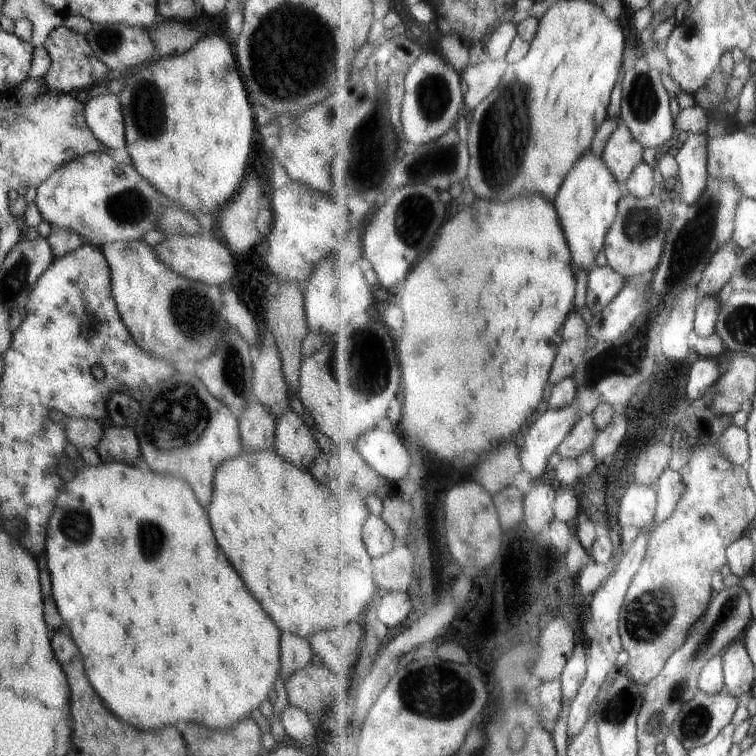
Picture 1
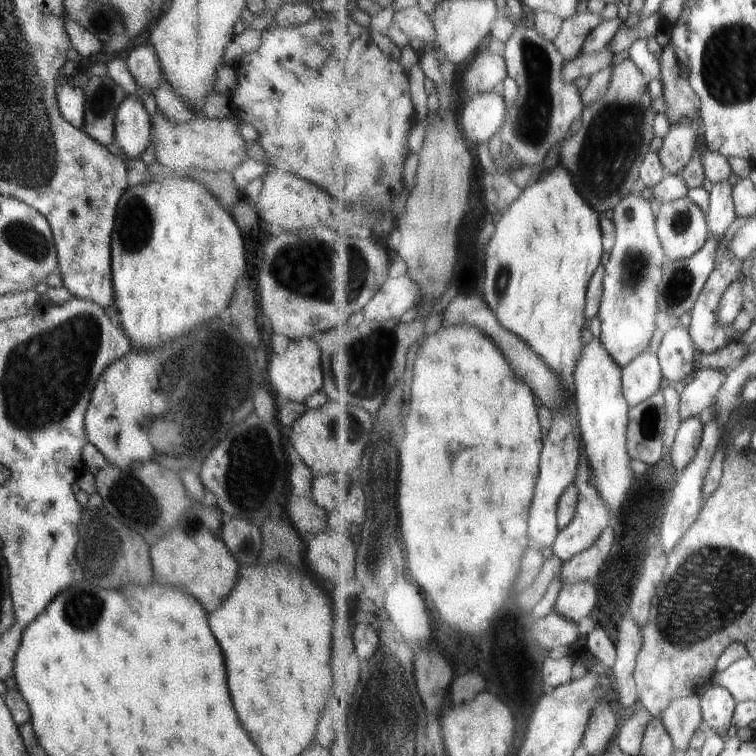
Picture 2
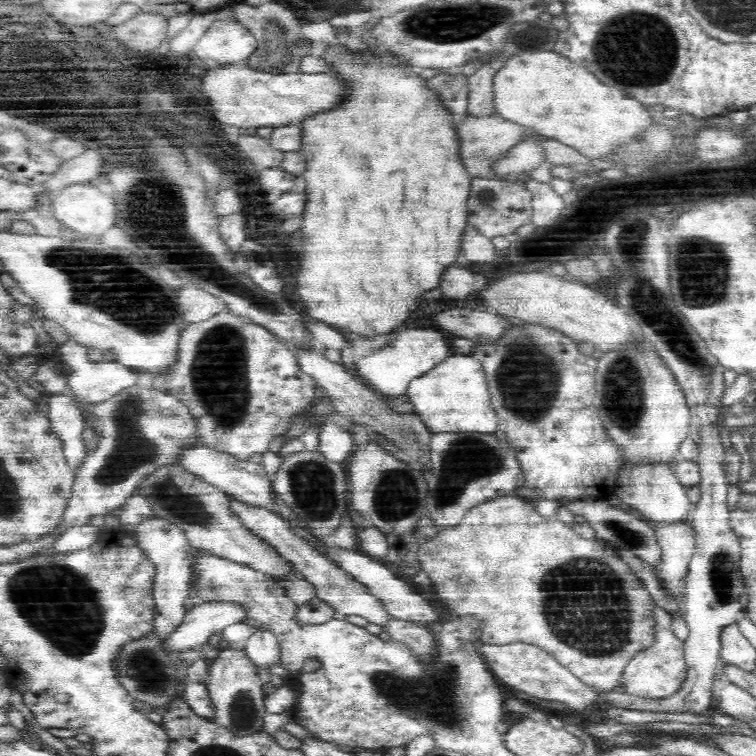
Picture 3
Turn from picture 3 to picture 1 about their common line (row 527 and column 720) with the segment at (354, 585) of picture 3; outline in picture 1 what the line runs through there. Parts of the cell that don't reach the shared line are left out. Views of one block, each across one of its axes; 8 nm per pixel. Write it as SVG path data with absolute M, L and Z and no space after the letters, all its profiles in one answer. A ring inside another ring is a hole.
M732 239L730 244L722 246L710 260L708 268L704 273L701 285L699 286L699 302L704 302L707 298L719 296L720 291L730 280L733 280L733 274L737 271L737 262L739 254L736 254L736 241Z

